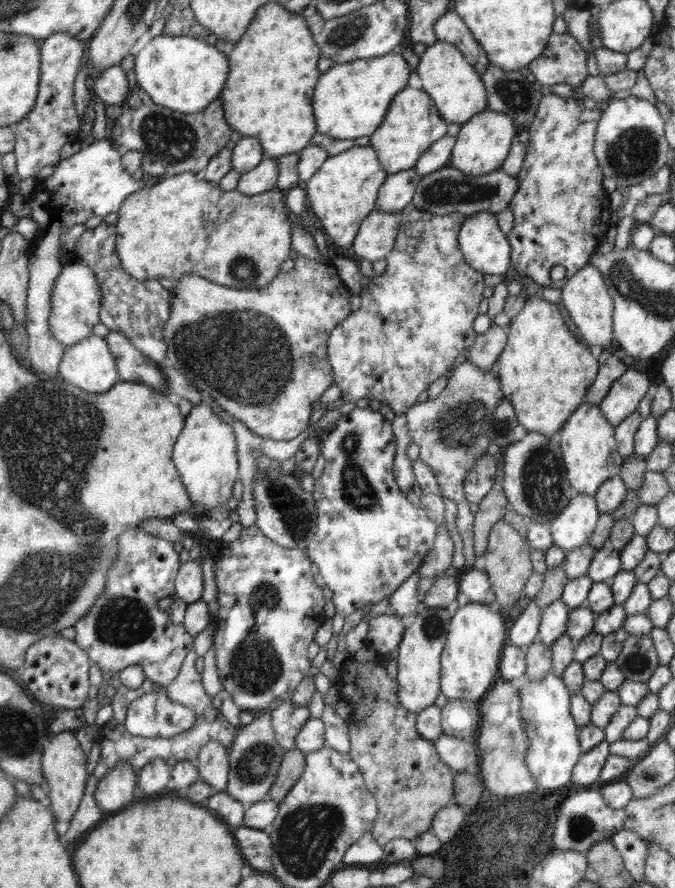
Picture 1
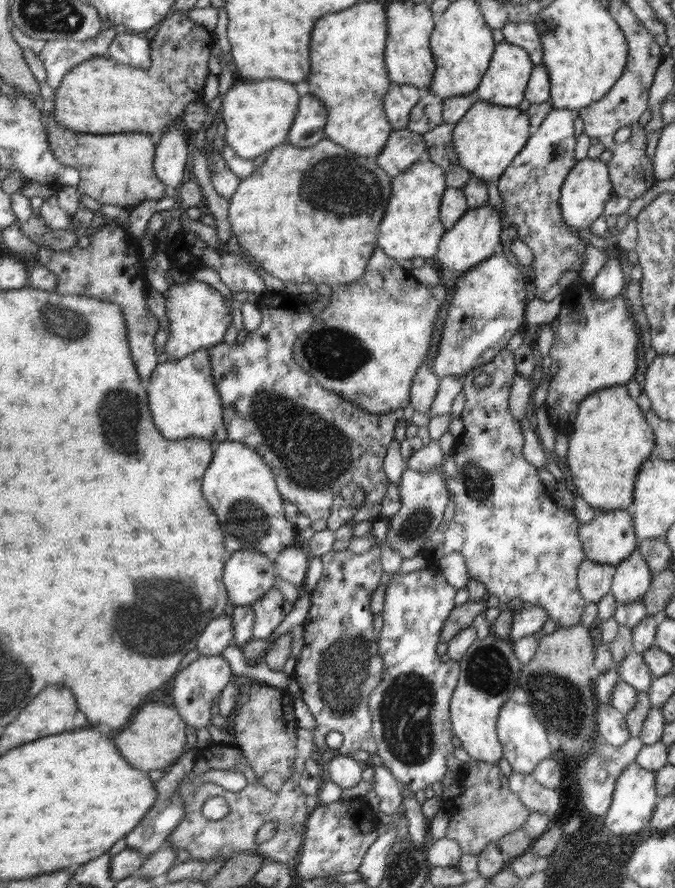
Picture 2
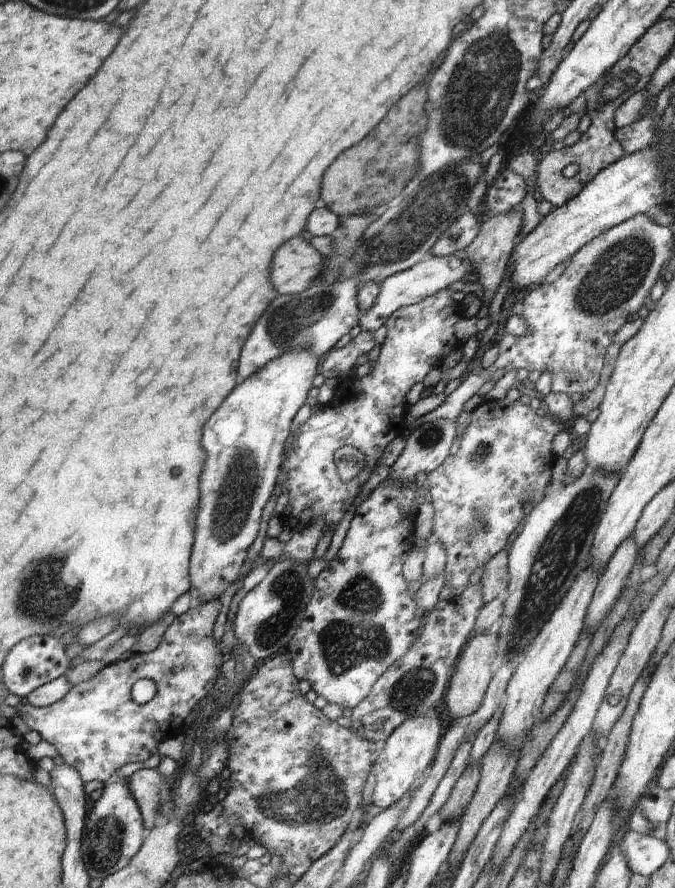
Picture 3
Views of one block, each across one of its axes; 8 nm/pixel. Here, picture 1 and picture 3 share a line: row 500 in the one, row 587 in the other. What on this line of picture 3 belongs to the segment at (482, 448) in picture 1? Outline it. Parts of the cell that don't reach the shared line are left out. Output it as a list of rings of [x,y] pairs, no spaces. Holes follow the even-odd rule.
[[[498,399],[484,400],[471,410],[470,422],[465,428],[457,452],[448,455],[438,468],[427,476],[426,483],[431,486],[431,503],[435,510],[434,539],[439,539],[447,554],[443,576],[445,582],[454,588],[456,595],[461,595],[469,586],[470,574],[504,550],[508,536],[525,522],[528,507],[521,502],[534,502],[544,495],[551,481],[556,459],[552,451],[552,440],[562,429],[562,422],[550,414],[538,416],[530,405],[525,405],[519,400],[504,408],[500,408]]]

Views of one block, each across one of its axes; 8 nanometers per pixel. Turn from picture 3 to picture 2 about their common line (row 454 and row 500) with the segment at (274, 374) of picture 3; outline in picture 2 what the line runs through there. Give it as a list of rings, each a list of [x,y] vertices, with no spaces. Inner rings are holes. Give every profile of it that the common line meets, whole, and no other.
[[[226,440],[214,445],[212,460],[202,477],[201,489],[219,520],[226,551],[230,554],[256,551],[275,555],[285,546],[297,544],[298,531],[284,517],[284,500],[278,492],[270,466],[245,444]]]

